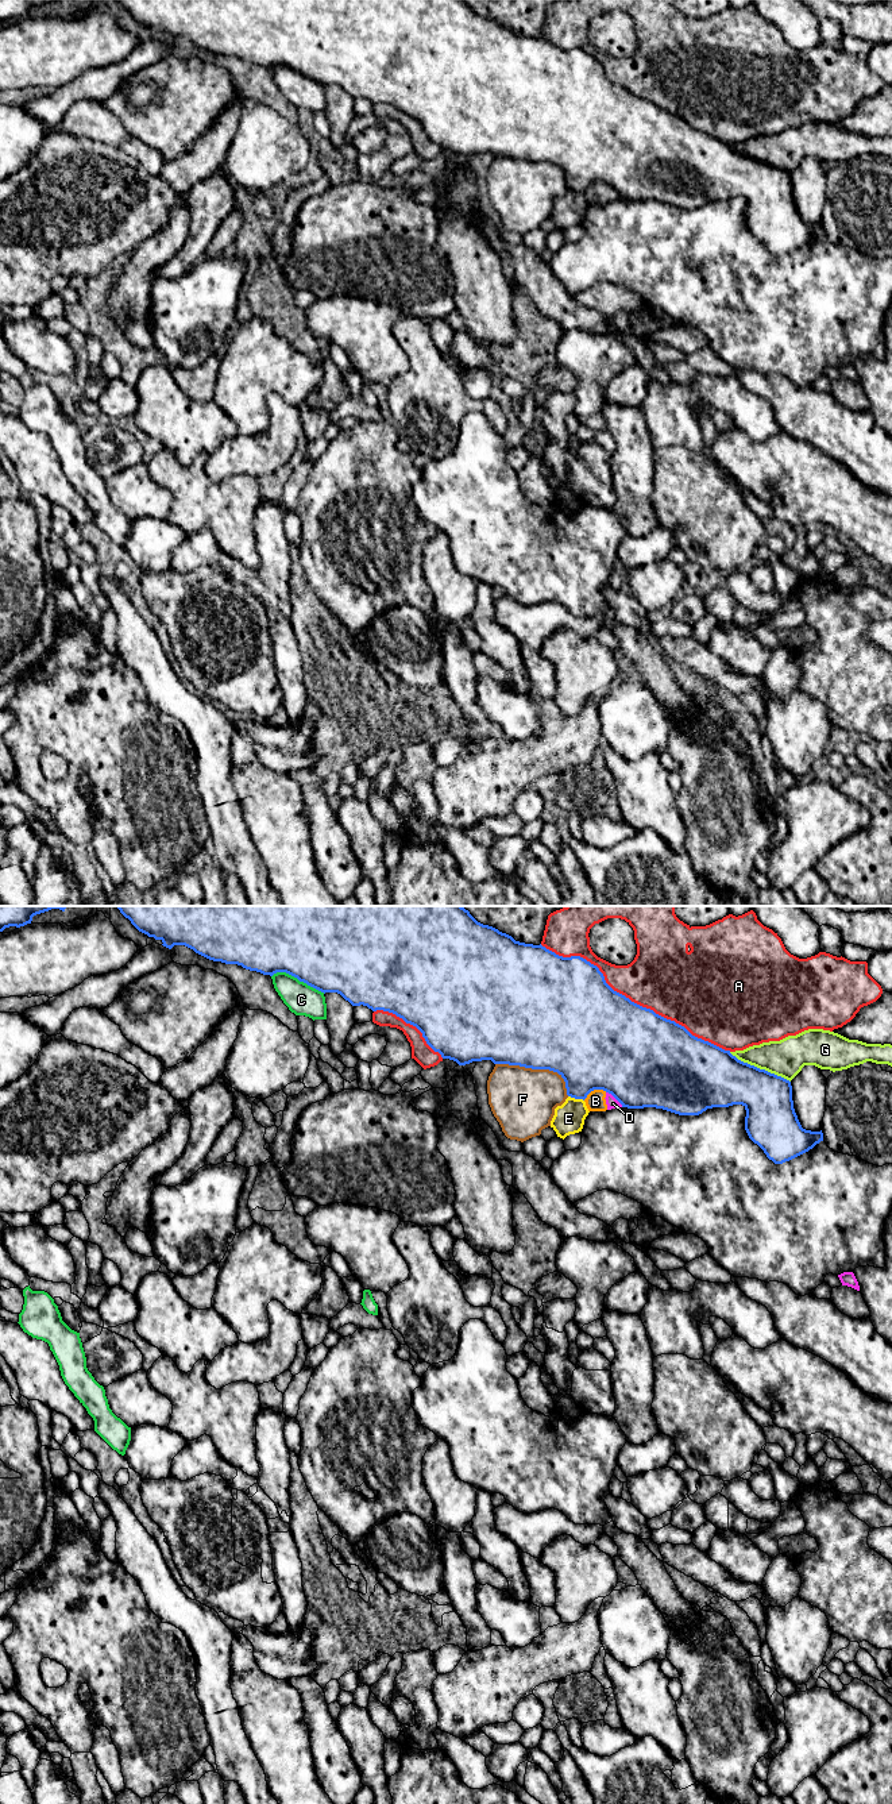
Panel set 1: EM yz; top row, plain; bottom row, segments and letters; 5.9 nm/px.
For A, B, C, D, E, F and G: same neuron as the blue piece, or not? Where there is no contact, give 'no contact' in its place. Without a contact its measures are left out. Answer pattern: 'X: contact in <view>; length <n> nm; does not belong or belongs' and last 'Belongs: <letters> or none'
A: contact in yz; length 1300 nm; does not belong
B: contact in yz; length 150 nm; does not belong
C: contact in yz; length 340 nm; does not belong
D: contact in yz; length 140 nm; does not belong
E: contact in yz; length 100 nm; does not belong
F: contact in yz; length 480 nm; does not belong
G: contact in yz; length 400 nm; does not belong
Belongs: none

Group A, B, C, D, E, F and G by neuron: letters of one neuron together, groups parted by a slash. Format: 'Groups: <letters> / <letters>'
Groups: A / B D E / C / F / G

